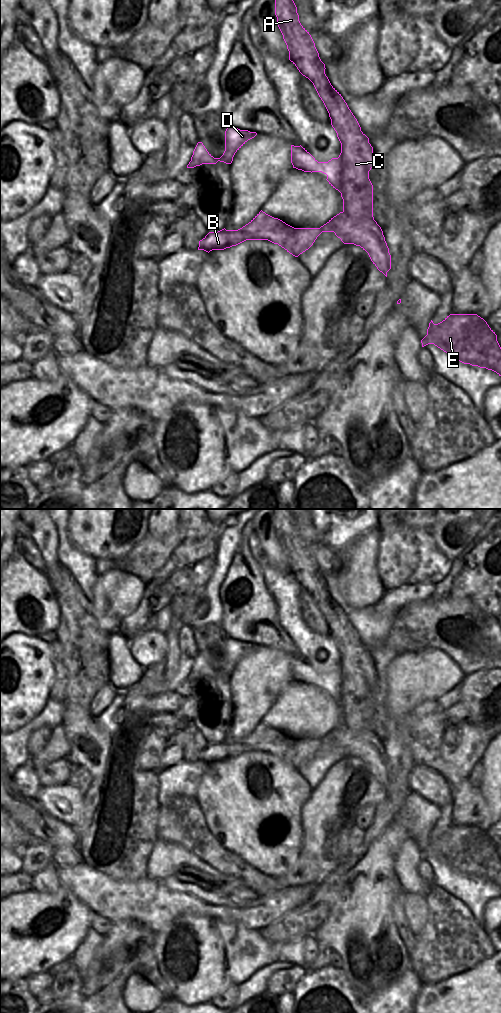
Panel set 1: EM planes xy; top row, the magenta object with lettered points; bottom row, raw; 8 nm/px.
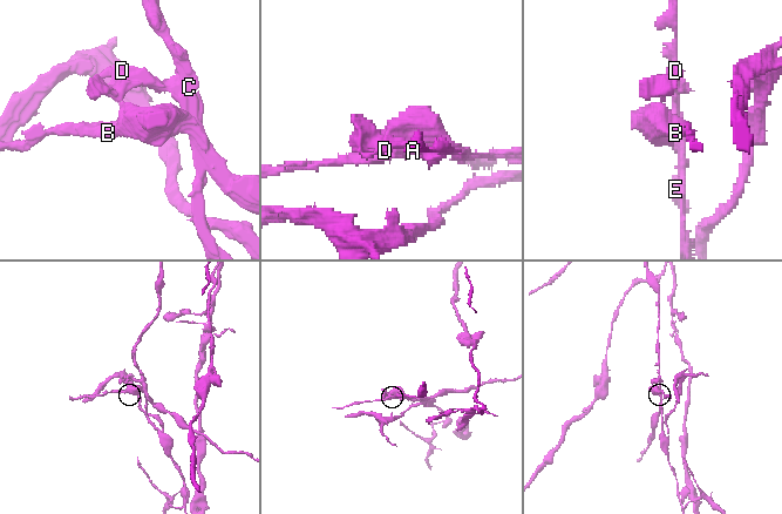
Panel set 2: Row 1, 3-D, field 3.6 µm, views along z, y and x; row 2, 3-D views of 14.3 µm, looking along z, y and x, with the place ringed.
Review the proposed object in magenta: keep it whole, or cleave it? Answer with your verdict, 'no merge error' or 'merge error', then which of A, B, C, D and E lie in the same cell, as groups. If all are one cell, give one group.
merge error | A C D / B E

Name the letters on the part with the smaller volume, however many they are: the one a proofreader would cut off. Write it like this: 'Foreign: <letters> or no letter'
Foreign: B, E

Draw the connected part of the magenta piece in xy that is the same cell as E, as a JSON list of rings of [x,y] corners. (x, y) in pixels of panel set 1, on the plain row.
[[[450,826],[442,834],[429,835],[422,859],[434,856],[452,870],[486,880],[501,888],[501,859],[497,847],[477,826]]]

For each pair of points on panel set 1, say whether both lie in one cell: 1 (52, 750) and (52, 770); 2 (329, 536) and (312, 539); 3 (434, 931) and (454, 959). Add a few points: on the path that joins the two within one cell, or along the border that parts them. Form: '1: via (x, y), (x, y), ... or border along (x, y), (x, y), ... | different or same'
1: border along (66, 757), (60, 757), (36, 768) | different
2: border along (311, 519), (318, 539), (336, 554) | different
3: via (441, 938), (454, 952) | same

